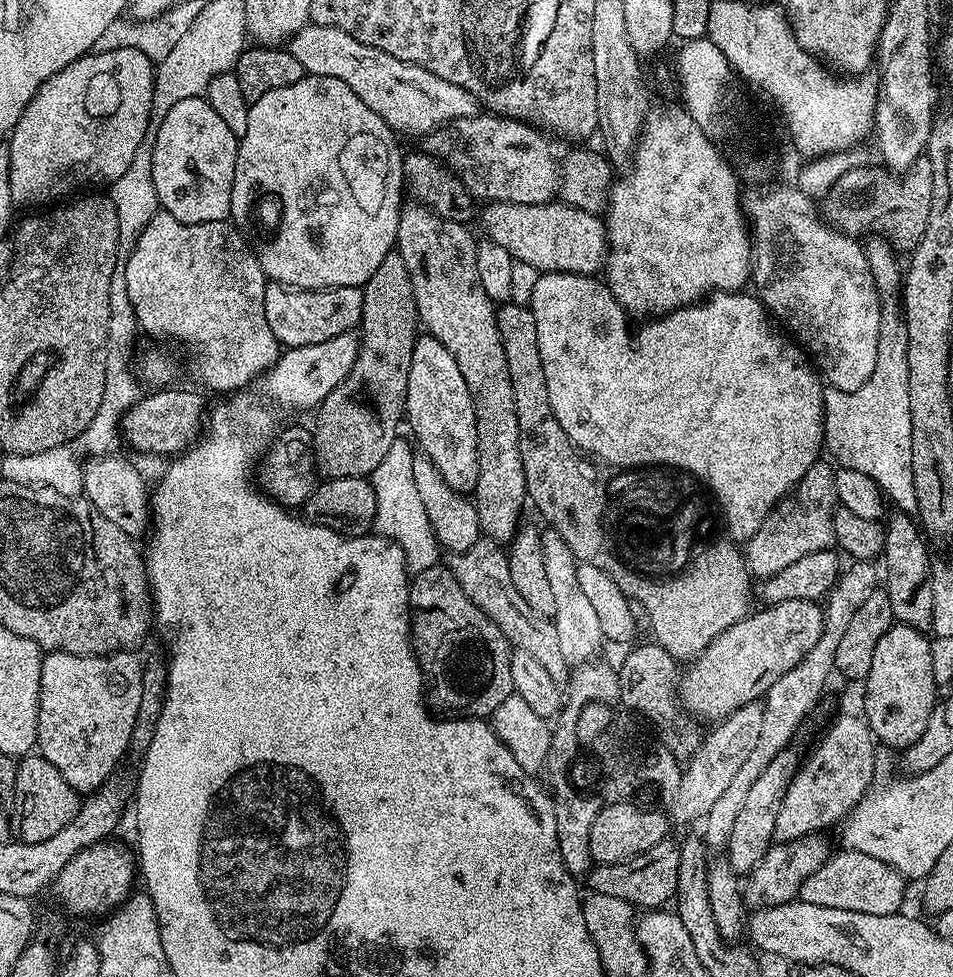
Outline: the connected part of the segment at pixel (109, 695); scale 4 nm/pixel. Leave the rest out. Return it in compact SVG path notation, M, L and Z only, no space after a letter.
M49 651L42 662L40 705L38 706L39 755L44 756L70 782L77 794L91 794L113 775L116 763L129 751L128 743L142 702L144 668L135 651L111 652L108 656L79 656Z

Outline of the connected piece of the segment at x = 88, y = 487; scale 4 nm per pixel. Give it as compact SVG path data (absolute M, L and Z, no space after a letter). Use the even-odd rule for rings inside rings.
M96 456L82 464L82 496L102 518L114 522L127 536L139 538L150 524L150 484L128 460L120 456Z

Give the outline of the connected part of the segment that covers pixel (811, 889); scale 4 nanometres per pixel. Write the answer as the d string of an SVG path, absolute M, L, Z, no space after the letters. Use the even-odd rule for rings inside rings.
M851 850L833 851L822 865L800 887L799 899L814 906L830 906L830 910L854 910L858 914L878 914L895 916L904 904L904 884L906 877L894 866L870 858L870 854Z

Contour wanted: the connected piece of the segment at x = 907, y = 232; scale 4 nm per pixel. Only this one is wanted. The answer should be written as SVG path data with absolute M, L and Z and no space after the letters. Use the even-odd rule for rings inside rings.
M927 158L916 160L899 179L884 166L870 166L852 168L838 179L822 200L823 215L853 238L876 231L886 236L897 249L915 248L926 230L926 218L930 218L930 194L934 190L930 162Z

